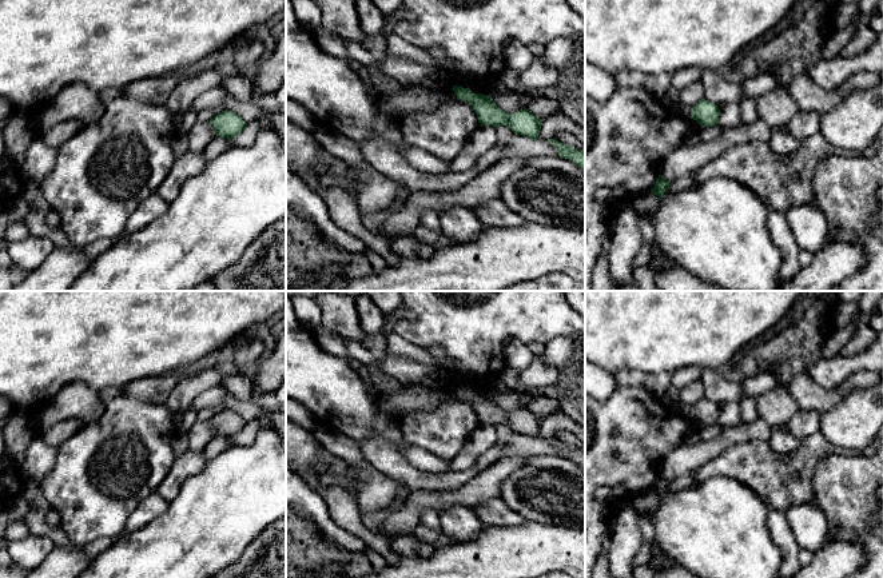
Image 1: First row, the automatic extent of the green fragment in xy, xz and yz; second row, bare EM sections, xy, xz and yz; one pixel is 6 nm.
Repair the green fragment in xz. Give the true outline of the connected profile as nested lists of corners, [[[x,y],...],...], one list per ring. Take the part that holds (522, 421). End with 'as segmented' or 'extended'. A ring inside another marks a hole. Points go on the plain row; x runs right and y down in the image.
[[[453,384],[458,399],[469,402],[476,410],[480,424],[506,424],[516,434],[526,435],[532,439],[540,438],[542,418],[536,416],[528,407],[514,412],[504,411],[489,394],[474,392],[470,387]]]; as segmented

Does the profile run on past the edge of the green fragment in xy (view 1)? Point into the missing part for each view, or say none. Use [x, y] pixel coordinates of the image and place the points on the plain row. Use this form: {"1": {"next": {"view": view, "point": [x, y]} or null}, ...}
{"1": {"next": null}}

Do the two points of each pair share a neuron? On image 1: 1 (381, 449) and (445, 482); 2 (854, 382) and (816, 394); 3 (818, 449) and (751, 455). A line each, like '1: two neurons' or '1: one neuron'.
1: one neuron
2: one neuron
3: one neuron

